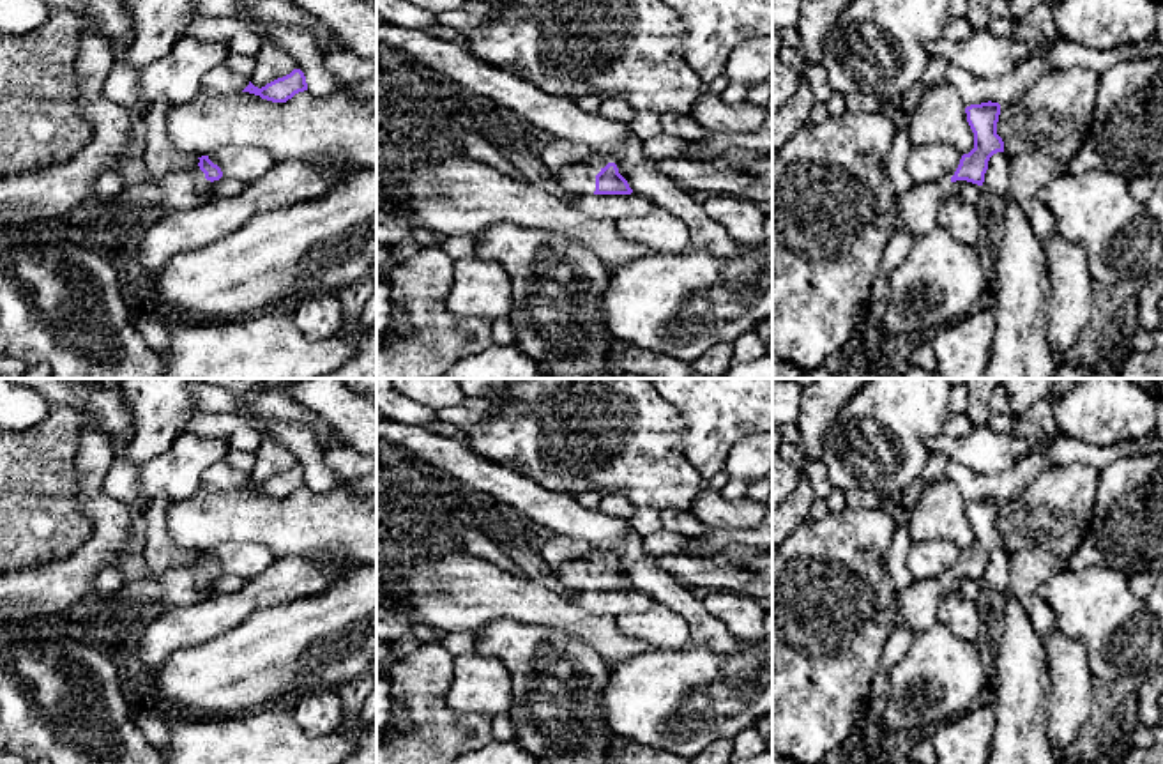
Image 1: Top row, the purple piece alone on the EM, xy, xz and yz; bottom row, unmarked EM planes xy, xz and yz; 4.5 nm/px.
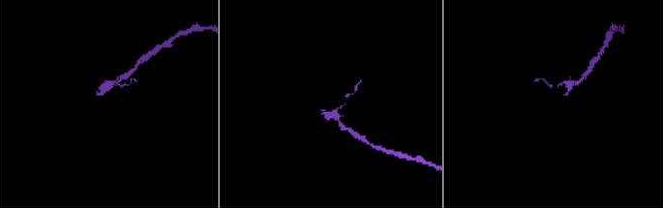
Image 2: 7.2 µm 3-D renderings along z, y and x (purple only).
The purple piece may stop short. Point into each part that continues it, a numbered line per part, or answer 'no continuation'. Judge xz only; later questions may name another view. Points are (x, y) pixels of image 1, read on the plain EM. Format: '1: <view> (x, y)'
1: xz (580, 575)

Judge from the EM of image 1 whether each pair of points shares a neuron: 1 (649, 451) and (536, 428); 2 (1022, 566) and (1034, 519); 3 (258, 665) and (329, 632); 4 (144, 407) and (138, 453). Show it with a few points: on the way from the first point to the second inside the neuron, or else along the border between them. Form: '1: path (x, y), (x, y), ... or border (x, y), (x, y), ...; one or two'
1: path (621, 437), (605, 428), (564, 428); one
2: border (1010, 554), (1020, 549), (1045, 549), (1063, 561); two
3: path (276, 651), (311, 642); one
4: path (144, 418), (144, 443); one

